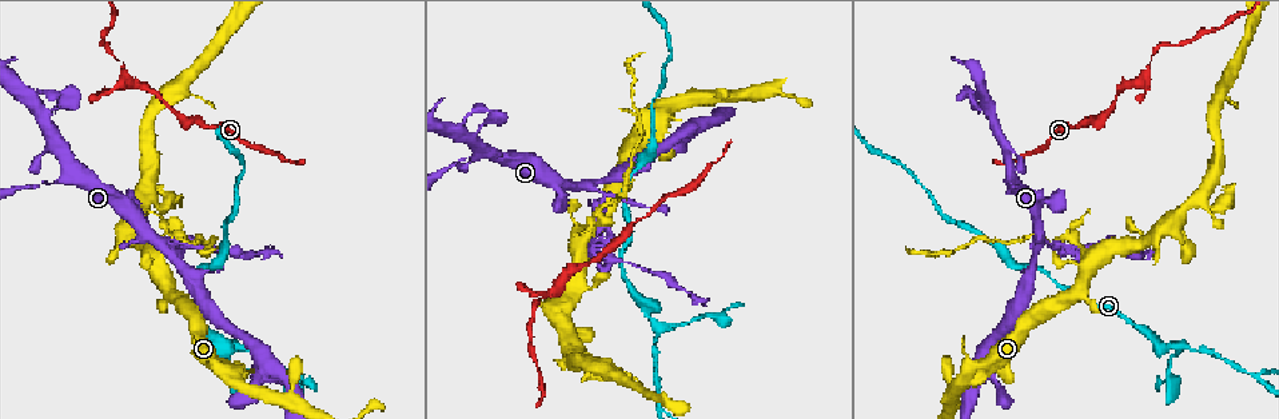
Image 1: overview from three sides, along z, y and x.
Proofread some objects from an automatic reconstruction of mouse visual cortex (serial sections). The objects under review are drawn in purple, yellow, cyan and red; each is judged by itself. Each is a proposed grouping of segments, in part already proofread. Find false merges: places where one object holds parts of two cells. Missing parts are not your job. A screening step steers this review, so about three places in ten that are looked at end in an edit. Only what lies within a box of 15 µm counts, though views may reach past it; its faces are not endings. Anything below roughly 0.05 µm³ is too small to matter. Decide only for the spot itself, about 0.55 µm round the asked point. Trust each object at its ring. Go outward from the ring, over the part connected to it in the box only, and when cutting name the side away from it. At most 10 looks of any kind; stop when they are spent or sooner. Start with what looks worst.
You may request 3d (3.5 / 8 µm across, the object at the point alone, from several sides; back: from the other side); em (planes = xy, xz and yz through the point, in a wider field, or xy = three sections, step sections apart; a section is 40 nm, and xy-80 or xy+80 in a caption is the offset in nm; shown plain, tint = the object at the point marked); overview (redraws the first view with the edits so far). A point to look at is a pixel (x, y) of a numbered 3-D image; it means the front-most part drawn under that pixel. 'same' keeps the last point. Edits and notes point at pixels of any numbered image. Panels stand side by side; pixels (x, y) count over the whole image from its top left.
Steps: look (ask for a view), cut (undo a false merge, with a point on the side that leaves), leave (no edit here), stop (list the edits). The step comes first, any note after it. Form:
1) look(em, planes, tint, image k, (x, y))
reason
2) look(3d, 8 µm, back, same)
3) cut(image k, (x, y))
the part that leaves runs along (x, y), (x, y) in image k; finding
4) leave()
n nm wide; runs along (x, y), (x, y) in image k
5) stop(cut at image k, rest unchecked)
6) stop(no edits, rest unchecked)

look(3d, 3.5 µm, image 1, (659, 326))
three-way junction

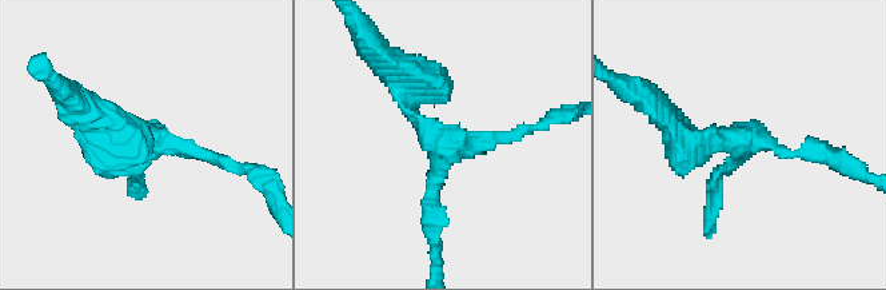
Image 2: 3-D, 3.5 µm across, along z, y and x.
look(em, xy, step 3, tint, image 2, (441, 143))
3 arms; arms of 200, 200, 300 nm; now the EM

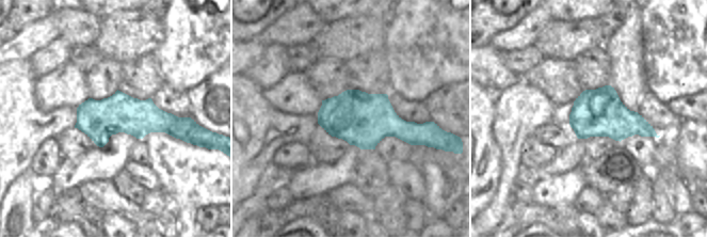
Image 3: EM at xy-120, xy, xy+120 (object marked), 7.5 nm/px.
leave()
runs along (181, 120), (87, 121), (78, 125) in image 3; continuous, no second cell

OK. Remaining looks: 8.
look(3d, 3.5 µm, back, image 1, (658, 404))
two arms in line, one across

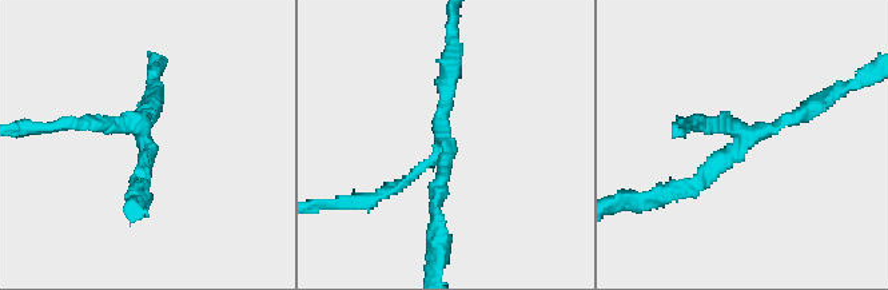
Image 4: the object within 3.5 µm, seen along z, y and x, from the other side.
look(em, planes, tint, image 4, (144, 131))
3 arms; arms of 150, 200, 200 nm

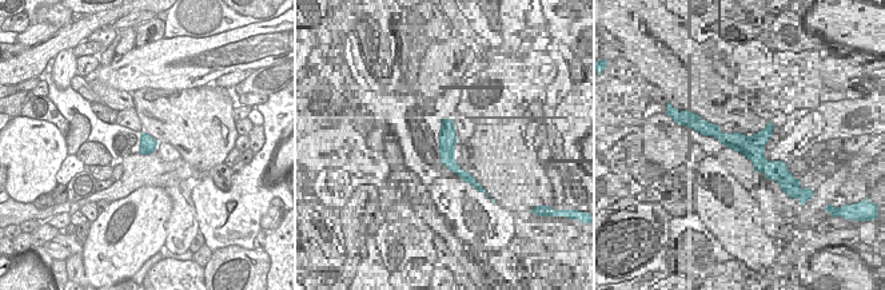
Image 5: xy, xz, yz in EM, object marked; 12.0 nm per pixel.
cut(image 4, (110, 124))
the part that leaves runs along (142, 132), (142, 124), (35, 128) in image 4; a second cell is stuck on

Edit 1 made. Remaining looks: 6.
look(overview)
see it whole again

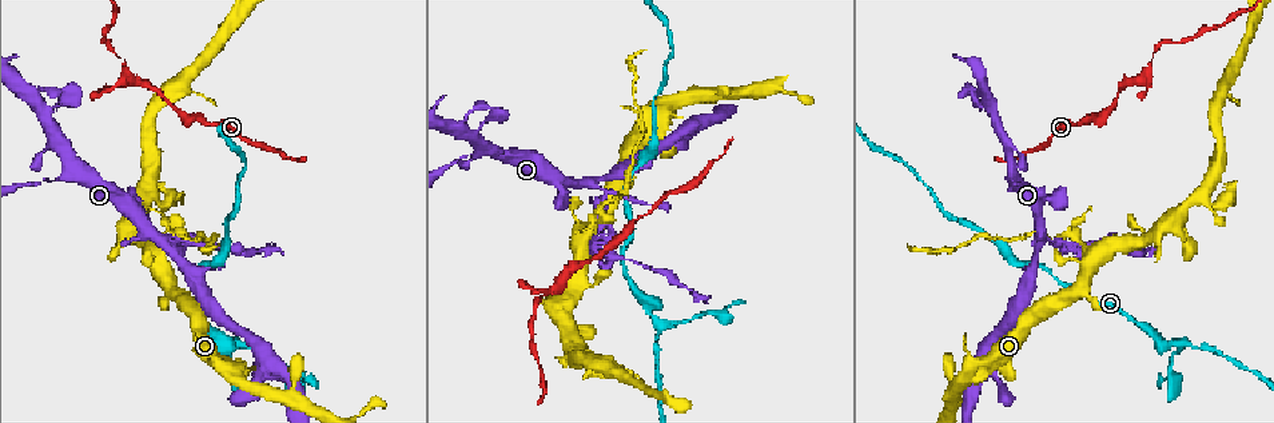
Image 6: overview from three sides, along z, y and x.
look(3d, 3.5 µm, back, image 6, (1152, 52))
a narrow waist

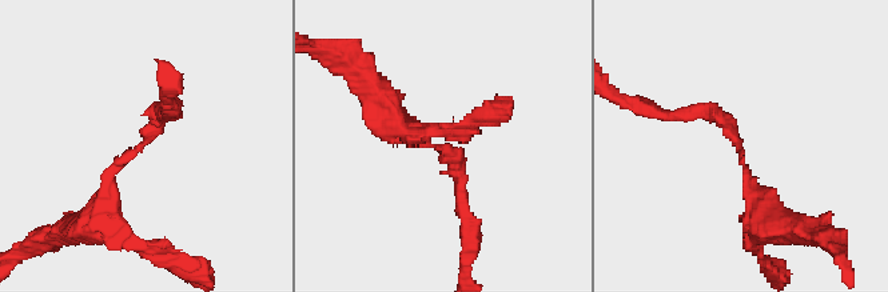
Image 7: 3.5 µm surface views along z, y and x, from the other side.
look(em, xy, step 5, tint, image 7, (437, 144))

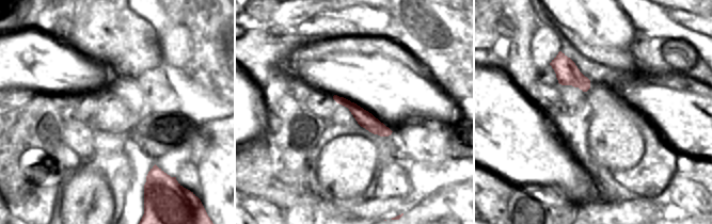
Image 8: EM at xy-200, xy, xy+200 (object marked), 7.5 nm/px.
leave()
all the same cell

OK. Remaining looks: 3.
look(3d, 3.5 µm, image 6, (722, 312))
calibre changes

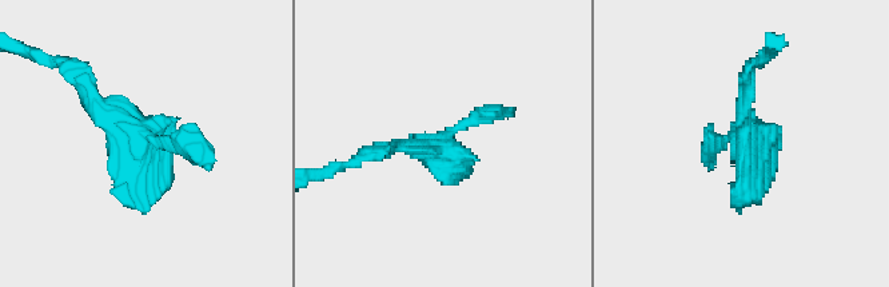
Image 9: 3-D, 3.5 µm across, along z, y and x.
look(em, xy, step 5, tint, image 9, (749, 134))

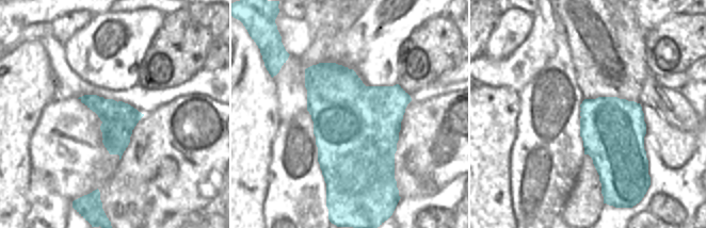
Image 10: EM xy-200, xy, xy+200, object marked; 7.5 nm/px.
cut(image 9, (184, 139))
a second cell is stuck on

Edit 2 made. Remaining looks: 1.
stop(cut at image 4, cut at image 9, rest unchecked)

